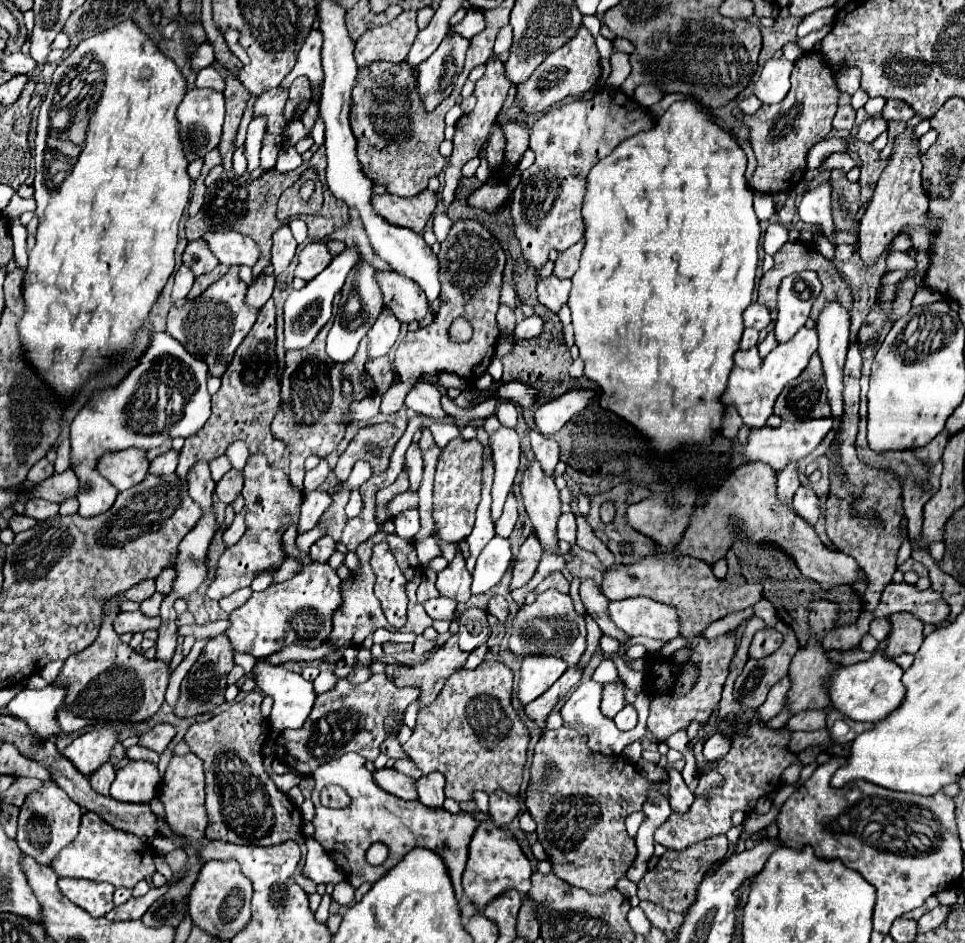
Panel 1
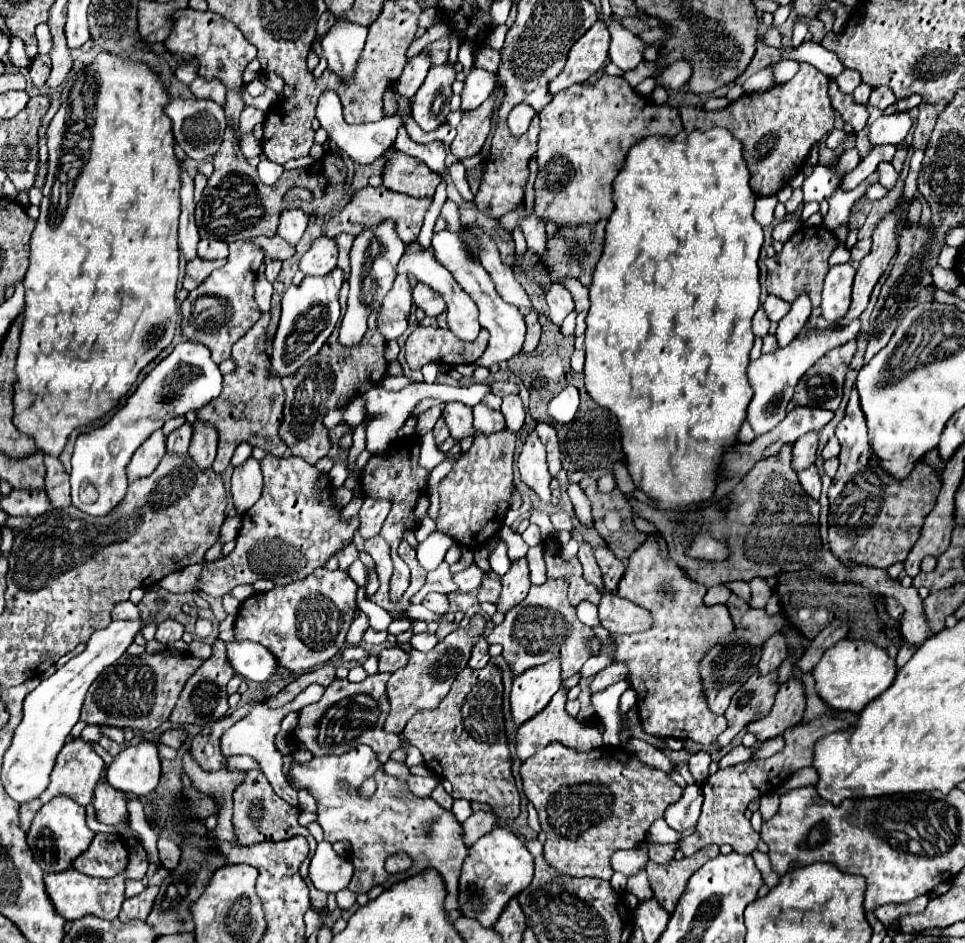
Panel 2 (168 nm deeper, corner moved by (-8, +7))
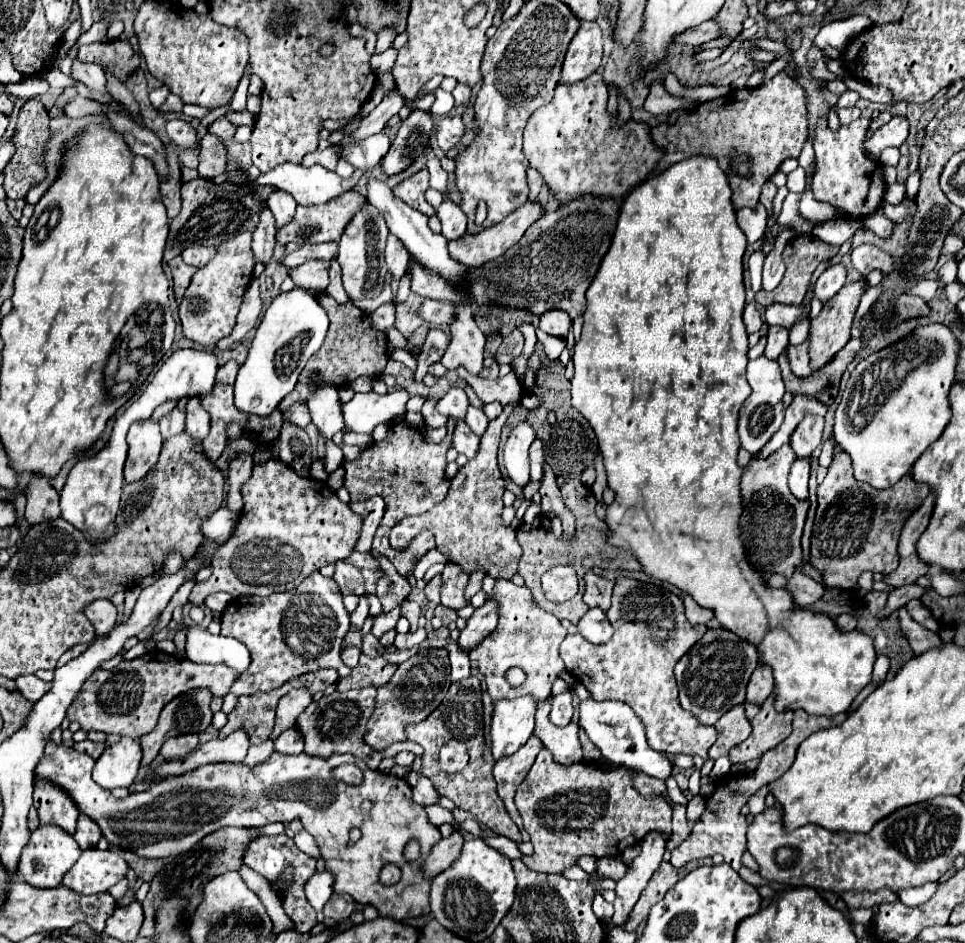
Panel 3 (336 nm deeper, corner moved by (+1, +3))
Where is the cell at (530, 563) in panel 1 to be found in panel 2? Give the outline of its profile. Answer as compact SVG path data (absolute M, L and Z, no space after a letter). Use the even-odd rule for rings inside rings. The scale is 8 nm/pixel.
M526 557L514 561L510 571L500 581L504 587L502 587L502 597L498 601L498 611L506 613L510 607L518 605L530 591L530 569Z

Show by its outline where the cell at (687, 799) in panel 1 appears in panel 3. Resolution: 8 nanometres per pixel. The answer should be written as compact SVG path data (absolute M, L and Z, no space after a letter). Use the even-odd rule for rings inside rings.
M651 833L641 841L641 853L633 859L633 863L627 867L625 877L619 879L617 887L615 887L615 895L617 895L617 899L613 903L613 907L615 907L613 923L615 925L623 925L627 921L641 891L645 889L647 881L651 879L651 875L663 861L663 853L665 853L663 835Z

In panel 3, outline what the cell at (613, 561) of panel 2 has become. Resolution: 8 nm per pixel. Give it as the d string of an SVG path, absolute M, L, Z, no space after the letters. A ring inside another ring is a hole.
M589 571L585 575L585 595L583 595L583 601L589 607L601 607L603 611L607 611L609 605L611 605L611 593L613 593L613 581L603 579L603 577L595 575L593 571Z

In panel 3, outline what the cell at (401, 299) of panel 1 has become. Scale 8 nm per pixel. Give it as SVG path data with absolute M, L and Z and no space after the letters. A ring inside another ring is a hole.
M425 299L425 303L419 309L419 317L425 323L433 323L433 325L449 325L453 323L453 305L443 303L443 301L433 301L433 299Z

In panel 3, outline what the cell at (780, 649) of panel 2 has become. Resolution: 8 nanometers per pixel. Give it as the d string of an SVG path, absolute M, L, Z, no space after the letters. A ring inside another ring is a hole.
M761 665L753 671L749 685L747 685L747 703L753 705L763 705L765 699L773 693L773 675L769 667Z

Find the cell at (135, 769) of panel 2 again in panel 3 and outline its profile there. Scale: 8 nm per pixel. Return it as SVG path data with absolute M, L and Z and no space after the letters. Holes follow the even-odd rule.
M121 737L119 743L109 745L93 767L93 781L103 789L129 787L135 783L141 763L141 745L131 737Z

